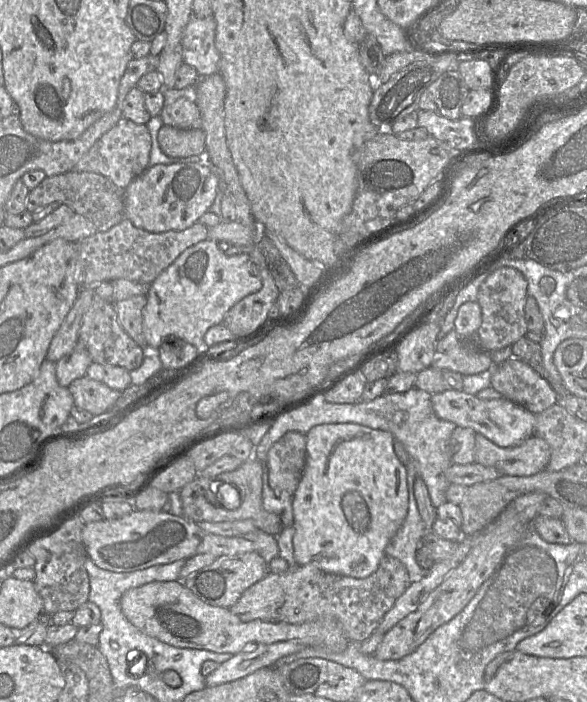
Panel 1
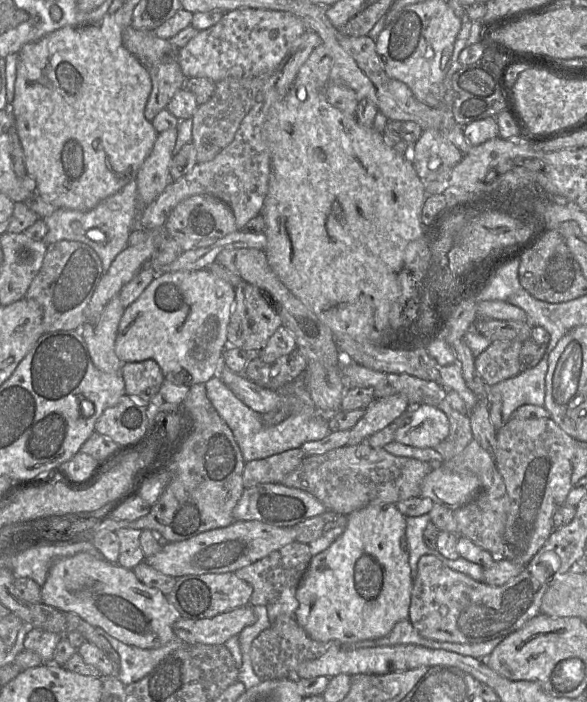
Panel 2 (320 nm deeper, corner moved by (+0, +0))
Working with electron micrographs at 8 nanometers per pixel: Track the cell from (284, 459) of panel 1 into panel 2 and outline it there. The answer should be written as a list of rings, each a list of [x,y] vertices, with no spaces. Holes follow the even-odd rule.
[[[301,448],[245,463],[243,472],[244,488],[254,487],[263,483],[281,483],[305,459]]]

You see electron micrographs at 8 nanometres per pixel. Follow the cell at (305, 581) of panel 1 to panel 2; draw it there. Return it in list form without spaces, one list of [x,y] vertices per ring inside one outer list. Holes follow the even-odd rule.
[[[249,604],[207,619],[179,618],[173,624],[177,637],[190,645],[222,645],[257,620]]]

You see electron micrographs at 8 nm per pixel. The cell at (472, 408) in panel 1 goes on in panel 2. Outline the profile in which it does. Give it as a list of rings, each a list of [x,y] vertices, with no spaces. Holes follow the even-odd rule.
[[[428,404],[413,406],[394,421],[394,440],[409,446],[434,448],[449,435],[446,414]]]

